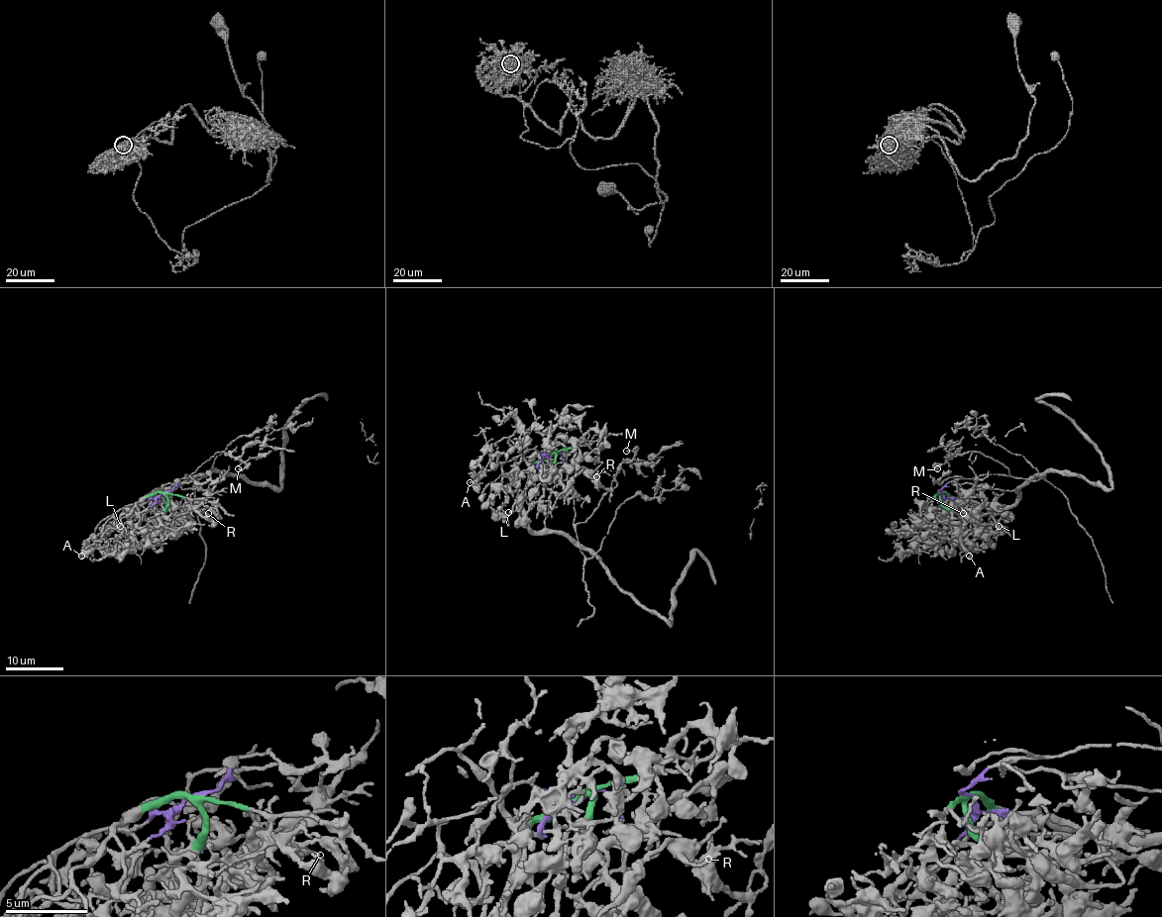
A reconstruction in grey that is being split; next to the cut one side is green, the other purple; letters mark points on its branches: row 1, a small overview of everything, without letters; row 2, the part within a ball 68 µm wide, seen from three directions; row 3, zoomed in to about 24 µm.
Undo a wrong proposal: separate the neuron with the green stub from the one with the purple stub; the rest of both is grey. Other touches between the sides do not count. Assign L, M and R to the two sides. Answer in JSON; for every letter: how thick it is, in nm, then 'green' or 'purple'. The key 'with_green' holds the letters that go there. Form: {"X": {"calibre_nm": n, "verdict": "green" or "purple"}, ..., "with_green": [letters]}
{"L": {"calibre_nm": 200, "verdict": "green"}, "M": {"calibre_nm": 200, "verdict": "purple"}, "R": {"calibre_nm": 150, "verdict": "green"}, "with_green": ["L", "R"]}

